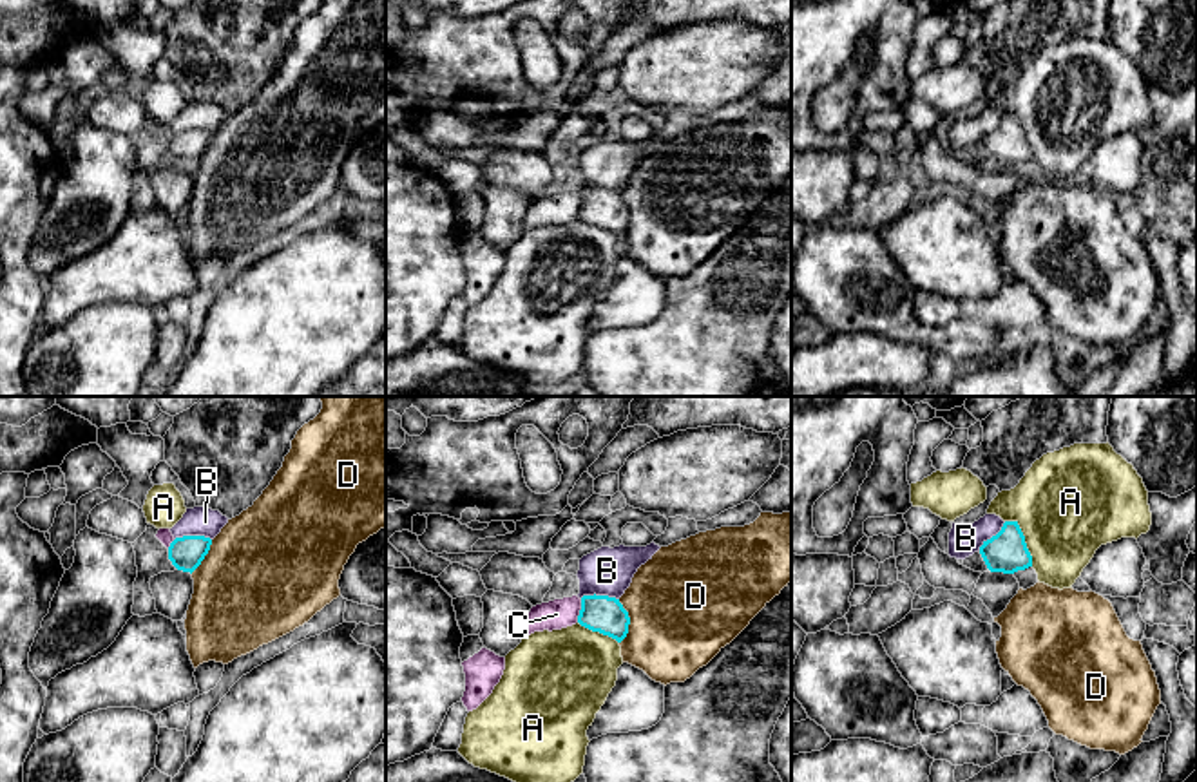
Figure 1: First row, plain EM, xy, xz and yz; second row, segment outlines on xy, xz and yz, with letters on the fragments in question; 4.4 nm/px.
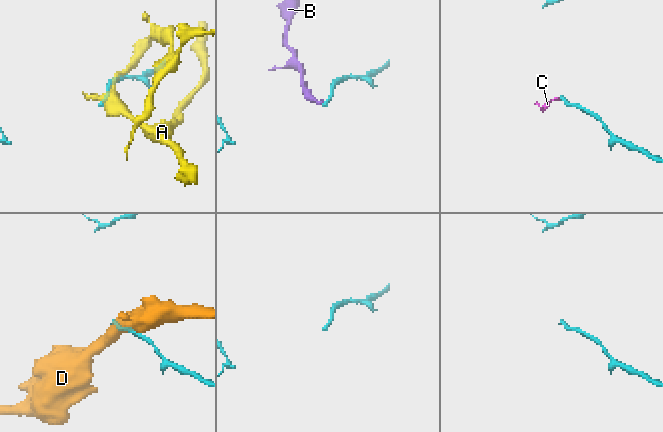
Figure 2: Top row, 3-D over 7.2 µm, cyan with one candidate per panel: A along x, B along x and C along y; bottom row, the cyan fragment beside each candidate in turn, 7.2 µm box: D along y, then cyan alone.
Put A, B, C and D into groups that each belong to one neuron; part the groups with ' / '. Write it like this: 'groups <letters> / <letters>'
groups A / B C / D

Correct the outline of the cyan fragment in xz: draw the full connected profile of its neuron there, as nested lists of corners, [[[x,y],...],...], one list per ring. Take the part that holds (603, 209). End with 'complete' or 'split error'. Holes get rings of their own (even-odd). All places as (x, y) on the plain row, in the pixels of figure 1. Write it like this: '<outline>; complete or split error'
[[[583,190],[578,217],[621,237],[628,228],[630,212],[619,194],[608,190]]]; complete

